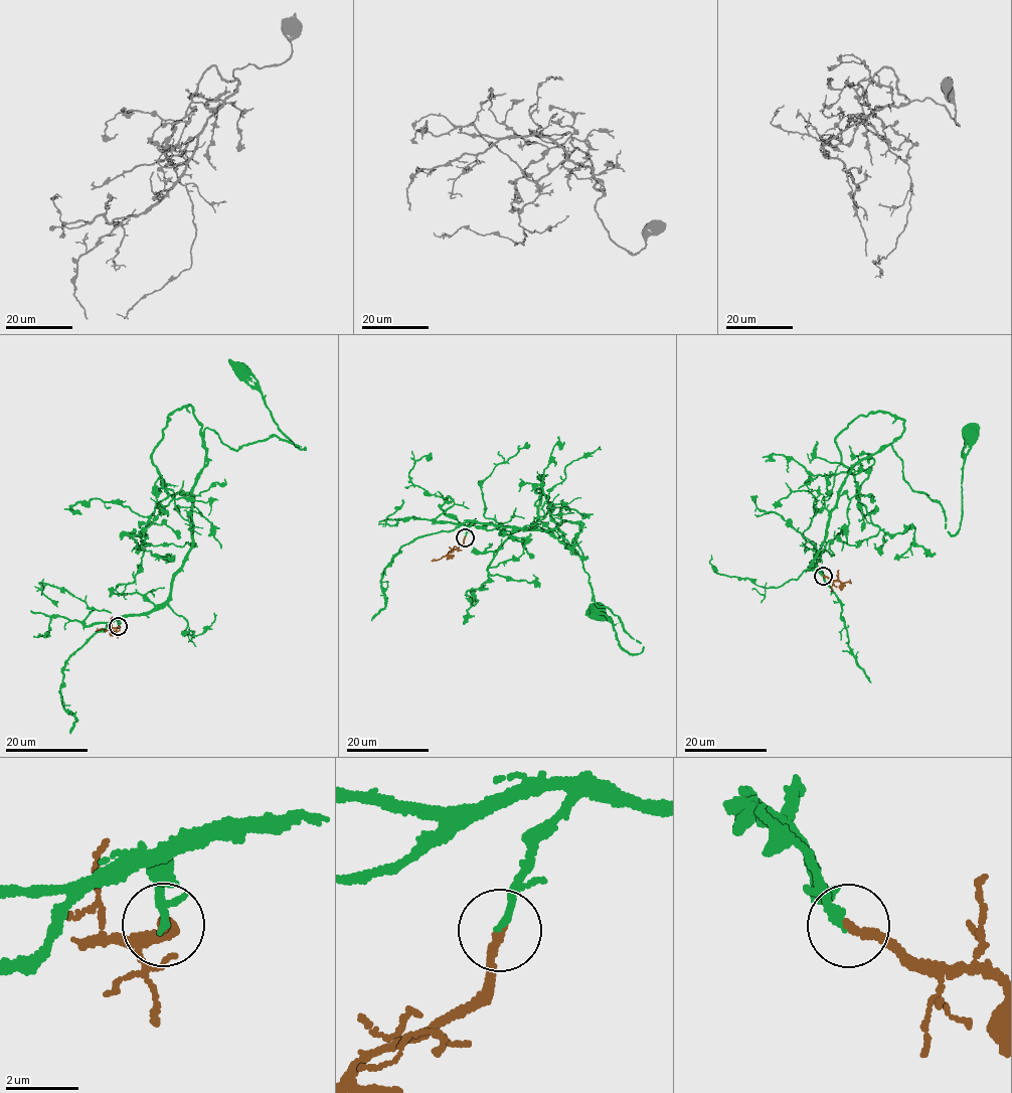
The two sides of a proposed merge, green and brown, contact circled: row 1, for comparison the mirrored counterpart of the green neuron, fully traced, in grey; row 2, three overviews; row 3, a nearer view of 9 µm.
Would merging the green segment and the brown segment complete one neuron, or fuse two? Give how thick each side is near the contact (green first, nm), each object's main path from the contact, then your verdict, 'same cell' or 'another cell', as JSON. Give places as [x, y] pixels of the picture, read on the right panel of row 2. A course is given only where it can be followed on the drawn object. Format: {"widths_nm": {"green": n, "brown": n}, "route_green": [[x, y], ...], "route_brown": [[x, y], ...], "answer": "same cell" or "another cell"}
{"widths_nm": {"green": 200, "brown": 240}, "route_green": [[823, 576], [808, 568], [837, 491], [851, 467], [887, 445], [913, 491], [940, 503], [953, 535], [969, 434]], "route_brown": [[823, 576], [851, 583]], "answer": "same cell"}

